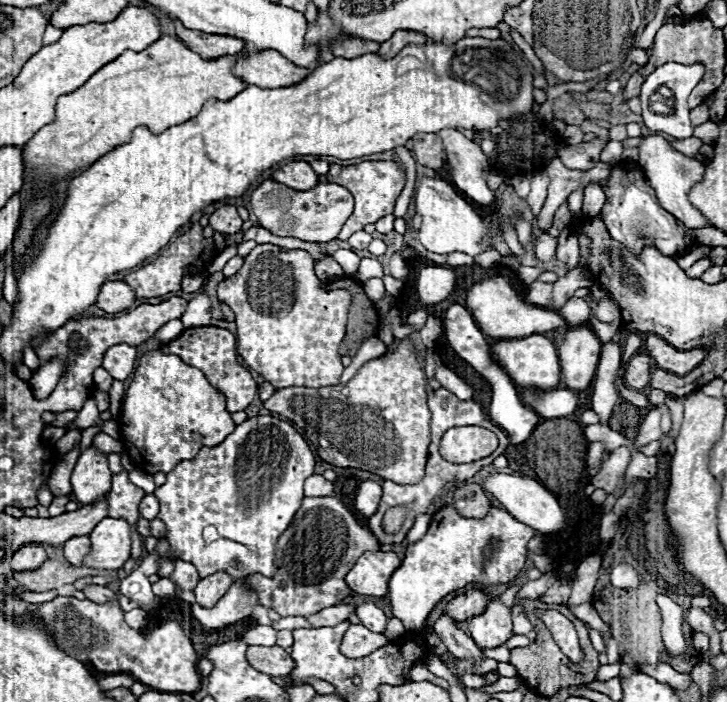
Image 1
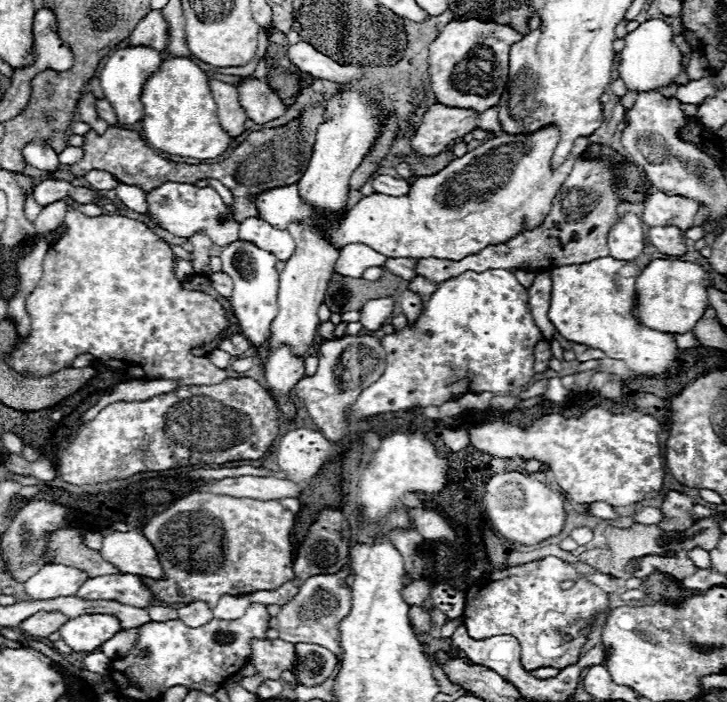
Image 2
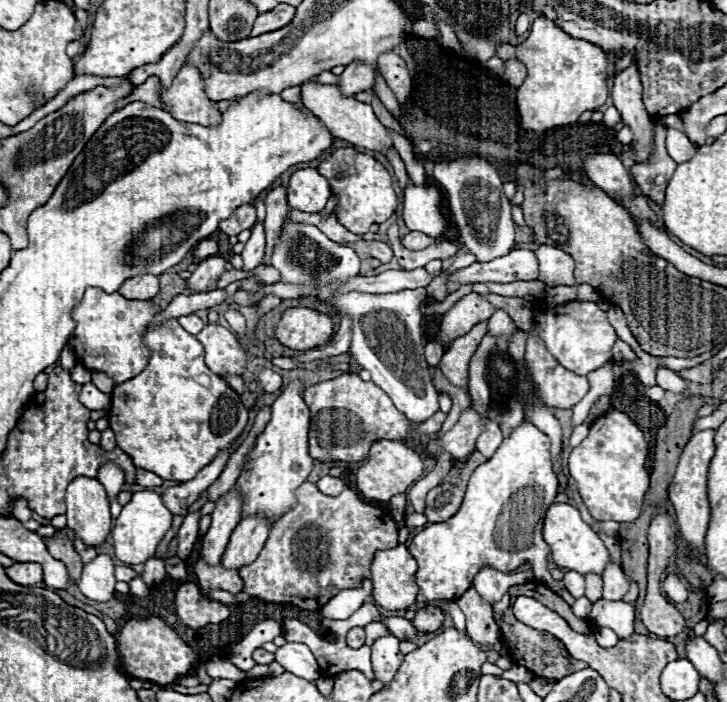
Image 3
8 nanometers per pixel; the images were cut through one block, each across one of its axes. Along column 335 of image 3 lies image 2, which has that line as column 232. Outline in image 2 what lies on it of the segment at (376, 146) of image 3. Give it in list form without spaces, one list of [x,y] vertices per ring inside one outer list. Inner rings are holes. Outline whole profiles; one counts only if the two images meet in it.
[[[210,80],[210,92],[218,106],[218,118],[222,128],[230,136],[240,136],[244,132],[244,122],[248,120],[246,110],[240,106],[238,88],[220,80]]]

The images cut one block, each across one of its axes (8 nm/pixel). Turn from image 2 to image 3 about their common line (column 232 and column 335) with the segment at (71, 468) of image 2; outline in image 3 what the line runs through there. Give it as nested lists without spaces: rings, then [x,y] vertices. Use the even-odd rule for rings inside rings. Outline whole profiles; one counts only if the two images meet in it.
[[[342,374],[310,386],[304,400],[312,412],[310,456],[320,462],[360,462],[376,440],[408,440],[410,424],[394,406],[376,406],[376,384],[362,382],[358,374]]]

